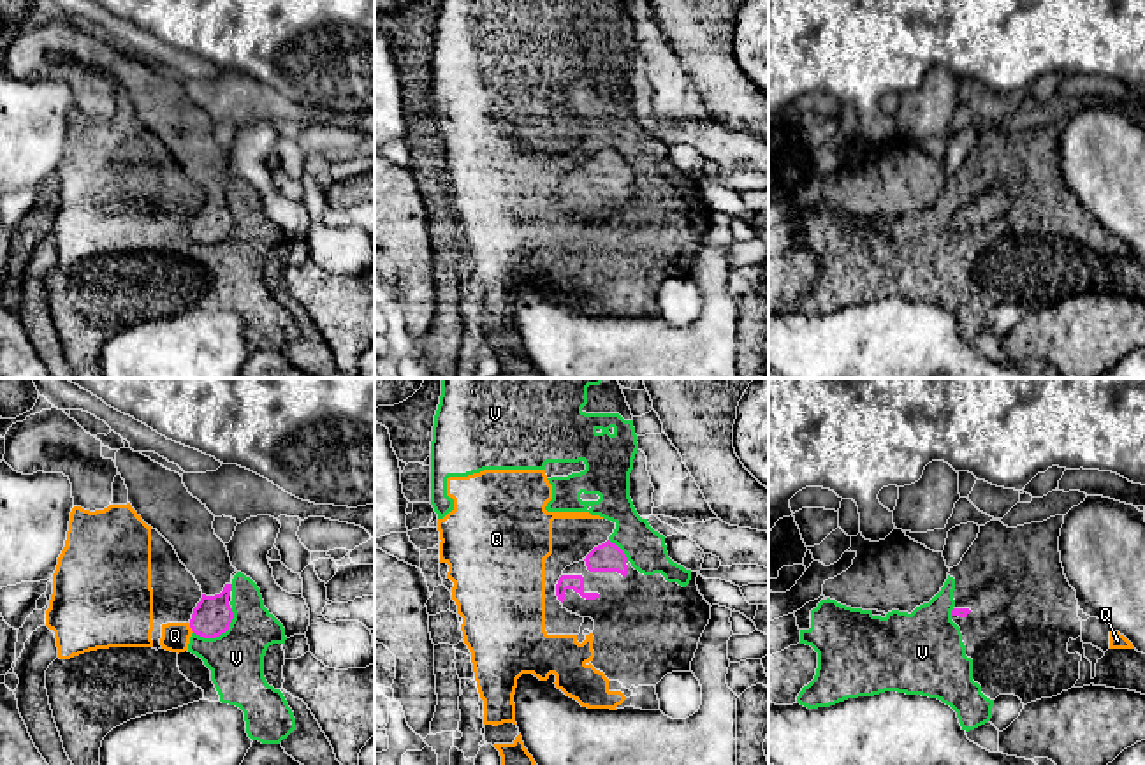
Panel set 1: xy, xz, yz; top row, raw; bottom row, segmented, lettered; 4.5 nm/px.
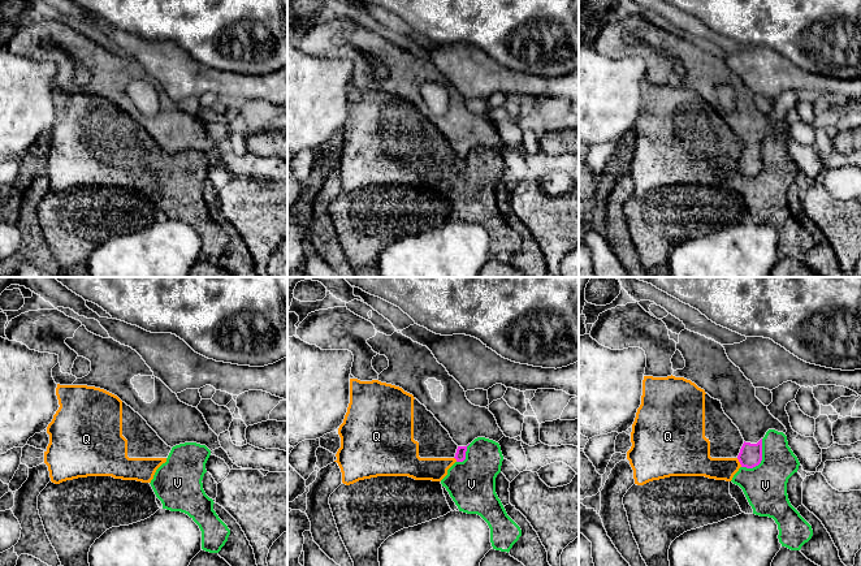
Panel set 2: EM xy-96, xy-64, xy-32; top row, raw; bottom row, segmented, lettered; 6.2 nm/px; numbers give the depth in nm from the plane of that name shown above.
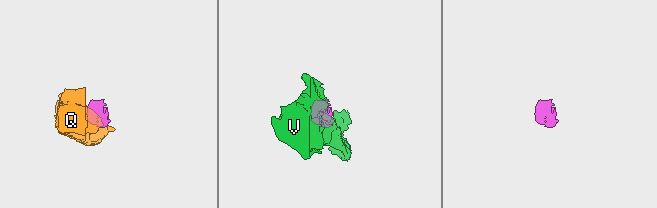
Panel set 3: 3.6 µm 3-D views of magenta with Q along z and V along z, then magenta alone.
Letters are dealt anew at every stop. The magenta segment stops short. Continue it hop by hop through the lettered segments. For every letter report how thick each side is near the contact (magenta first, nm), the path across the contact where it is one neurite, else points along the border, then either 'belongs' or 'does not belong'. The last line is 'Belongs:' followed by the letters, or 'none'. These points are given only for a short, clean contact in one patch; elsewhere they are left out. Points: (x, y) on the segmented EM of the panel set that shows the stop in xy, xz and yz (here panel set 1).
Q: 170 nm thick on the magenta side, 130 nm on the other; does not belong
V: 170 nm thick on the magenta side, 260 nm on the other; border along xy (233, 609), (229, 626), (218, 635), (199, 637), (194, 633); does not belong
Belongs: none

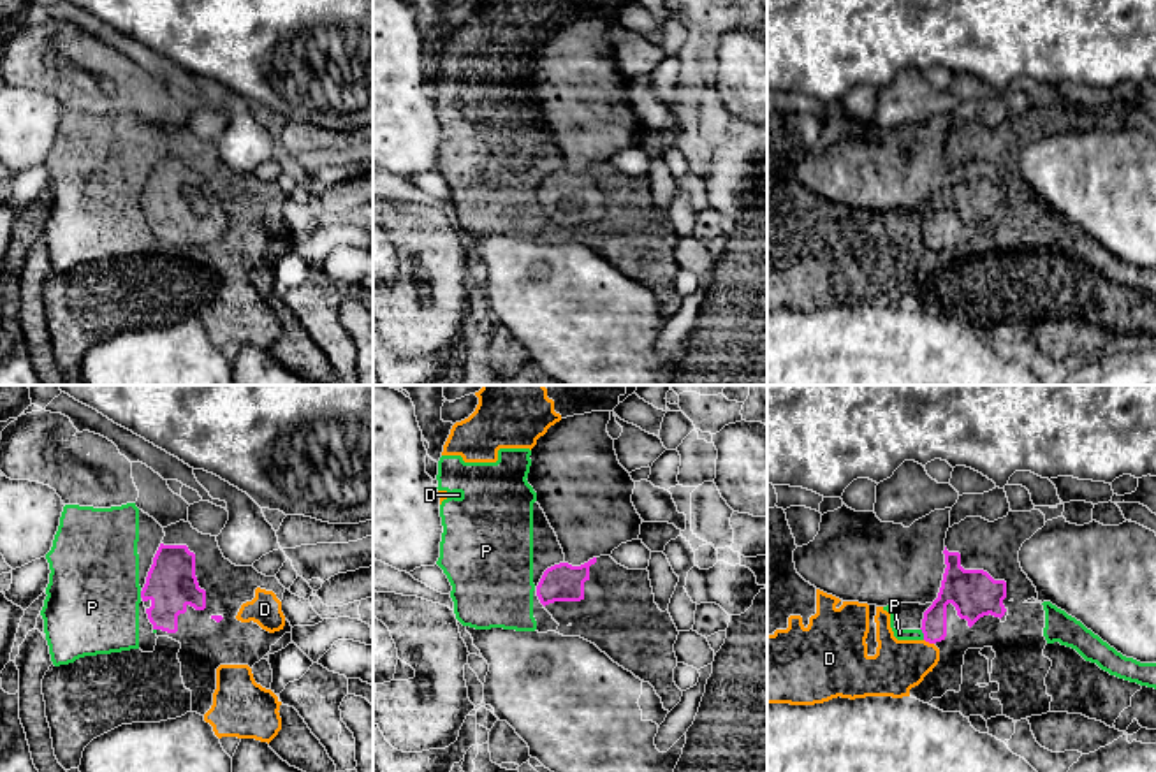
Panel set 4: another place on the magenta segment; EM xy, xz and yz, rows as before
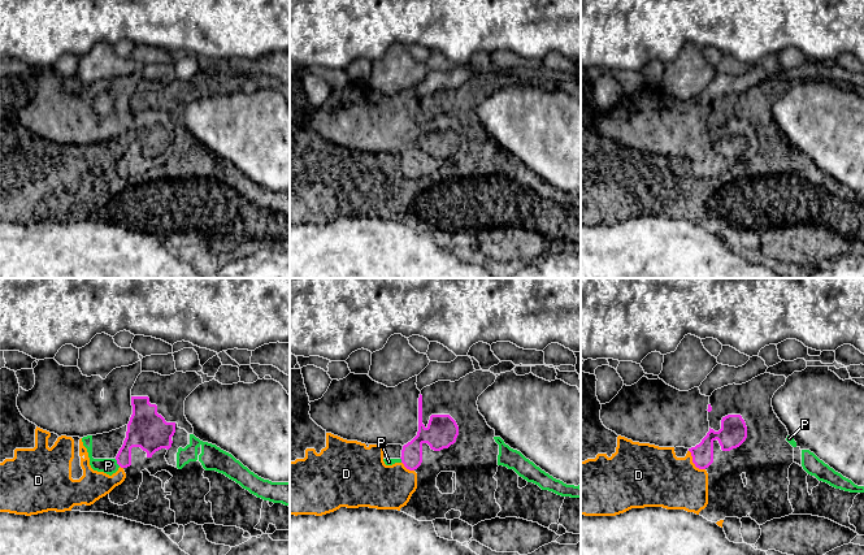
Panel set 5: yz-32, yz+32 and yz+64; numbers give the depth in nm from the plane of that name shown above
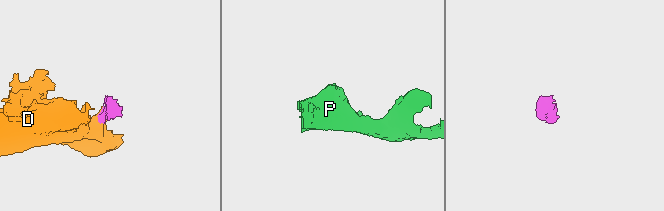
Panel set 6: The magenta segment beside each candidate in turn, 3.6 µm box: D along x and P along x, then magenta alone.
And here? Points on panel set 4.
D: 140 nm thick on the magenta side, 240 nm on the other; border along yz (924, 639), (933, 644); does not belong
P: 140 nm thick on the magenta side, 50 nm on the other; does not belong
Belongs: none

